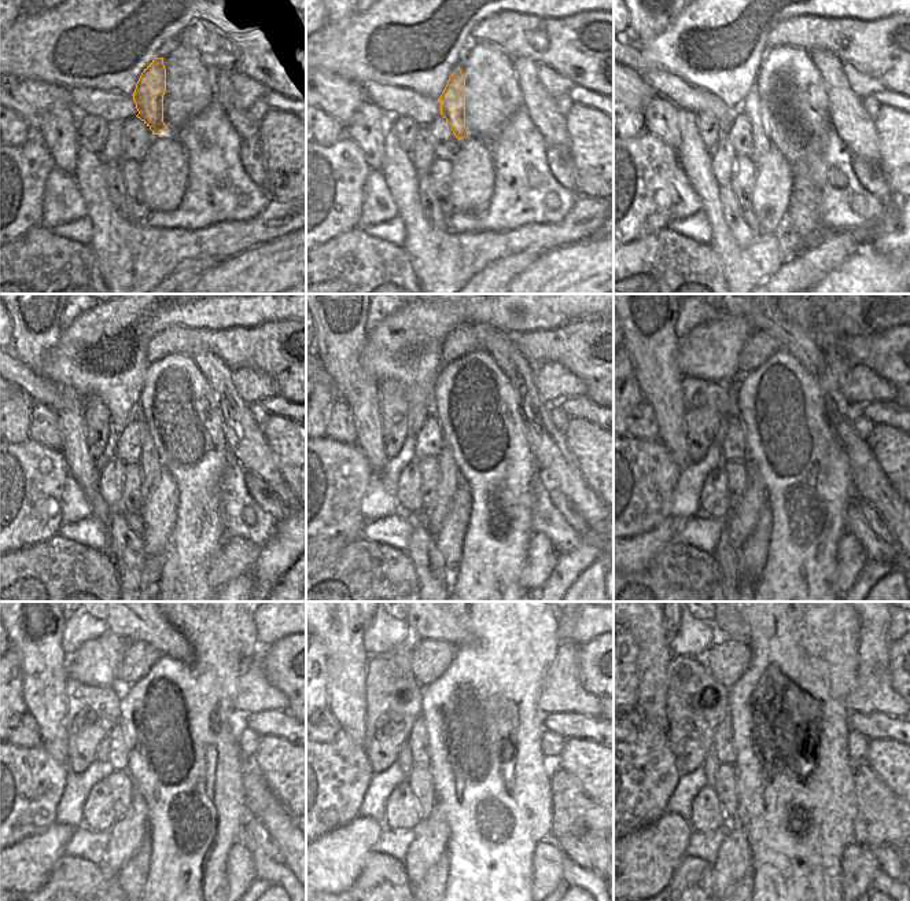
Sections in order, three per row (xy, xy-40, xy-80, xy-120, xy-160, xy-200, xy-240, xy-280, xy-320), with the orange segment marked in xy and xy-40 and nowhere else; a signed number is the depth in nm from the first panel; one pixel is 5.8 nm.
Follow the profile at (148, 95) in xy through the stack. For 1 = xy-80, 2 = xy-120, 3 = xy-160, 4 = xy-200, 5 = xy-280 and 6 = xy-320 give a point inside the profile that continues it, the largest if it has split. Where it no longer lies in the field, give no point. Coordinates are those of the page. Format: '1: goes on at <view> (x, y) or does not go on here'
1: goes on at xy-80 (750, 107)
2: goes on at xy-120 (144, 460)
3: goes on at xy-160 (433, 518)
4: goes on at xy-200 (741, 521)
5: goes on at xy-280 (431, 834)
6: goes on at xy-320 (733, 859)

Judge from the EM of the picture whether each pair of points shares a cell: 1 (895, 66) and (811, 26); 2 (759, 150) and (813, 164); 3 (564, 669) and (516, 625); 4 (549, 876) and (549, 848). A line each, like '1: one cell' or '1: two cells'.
1: one cell
2: two cells
3: two cells
4: one cell

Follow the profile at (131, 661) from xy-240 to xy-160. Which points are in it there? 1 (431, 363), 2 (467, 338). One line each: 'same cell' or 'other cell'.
1: other cell
2: same cell

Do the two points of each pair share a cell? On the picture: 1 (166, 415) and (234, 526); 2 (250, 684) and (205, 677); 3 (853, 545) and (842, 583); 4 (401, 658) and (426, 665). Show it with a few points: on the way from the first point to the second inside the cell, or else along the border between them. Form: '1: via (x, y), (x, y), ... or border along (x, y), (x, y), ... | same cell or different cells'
1: border along (223, 473), (218, 485), (220, 517), (227, 534) | different cells
2: border along (258, 658), (238, 680), (232, 702), (236, 714) | different cells
3: via (850, 555), (846, 573) | same cell
4: border along (412, 647), (409, 675) | different cells

